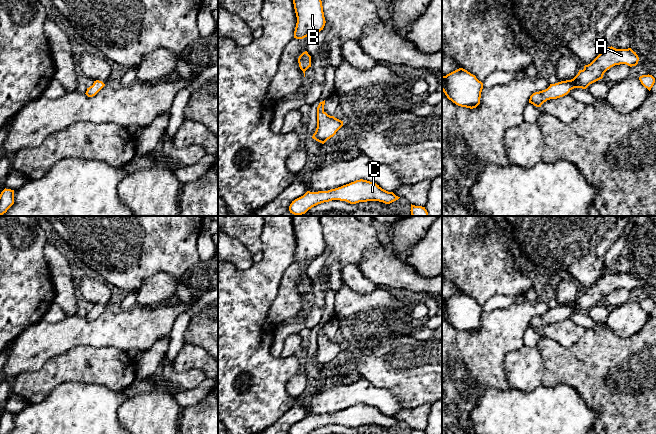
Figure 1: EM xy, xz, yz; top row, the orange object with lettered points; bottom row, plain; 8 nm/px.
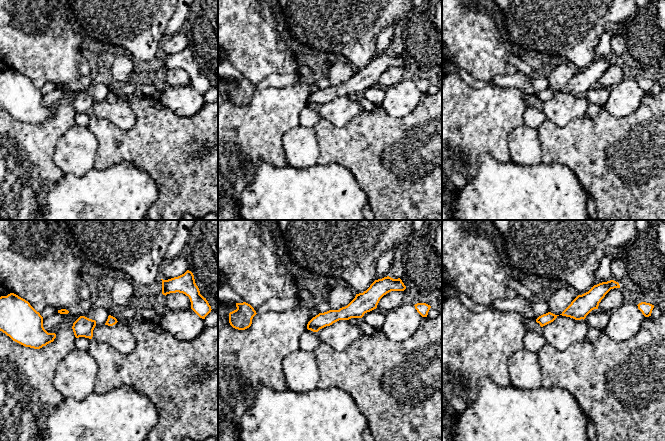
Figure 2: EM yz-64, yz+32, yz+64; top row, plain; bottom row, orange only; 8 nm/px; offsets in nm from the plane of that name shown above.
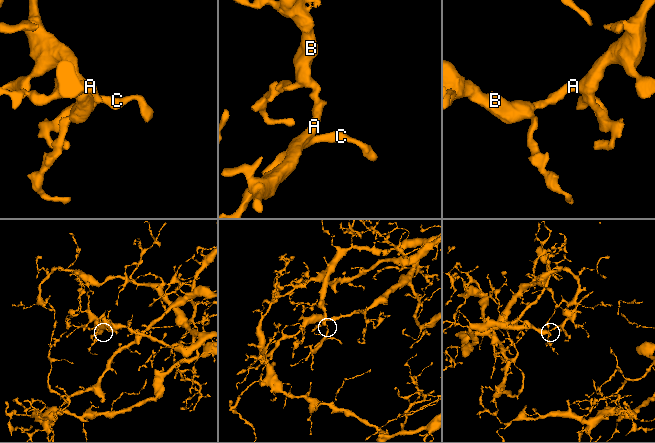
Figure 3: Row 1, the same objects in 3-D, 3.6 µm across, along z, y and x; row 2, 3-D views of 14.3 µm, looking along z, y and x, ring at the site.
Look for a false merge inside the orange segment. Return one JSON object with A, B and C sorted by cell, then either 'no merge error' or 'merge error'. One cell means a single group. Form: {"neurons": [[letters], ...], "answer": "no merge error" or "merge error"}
{"neurons": [["A", "B", "C"]], "answer": "no merge error"}

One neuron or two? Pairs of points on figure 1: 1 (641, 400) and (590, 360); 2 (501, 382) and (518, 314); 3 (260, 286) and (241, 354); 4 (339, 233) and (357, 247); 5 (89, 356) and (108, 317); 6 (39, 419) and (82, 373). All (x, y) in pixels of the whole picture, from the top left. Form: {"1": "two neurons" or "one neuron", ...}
{"1": "one neuron", "2": "one neuron", "3": "one neuron", "4": "one neuron", "5": "two neurons", "6": "two neurons"}

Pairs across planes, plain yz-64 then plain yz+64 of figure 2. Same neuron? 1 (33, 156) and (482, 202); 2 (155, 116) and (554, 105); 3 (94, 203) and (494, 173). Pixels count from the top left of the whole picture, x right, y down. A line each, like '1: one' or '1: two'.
1: two
2: two
3: one

